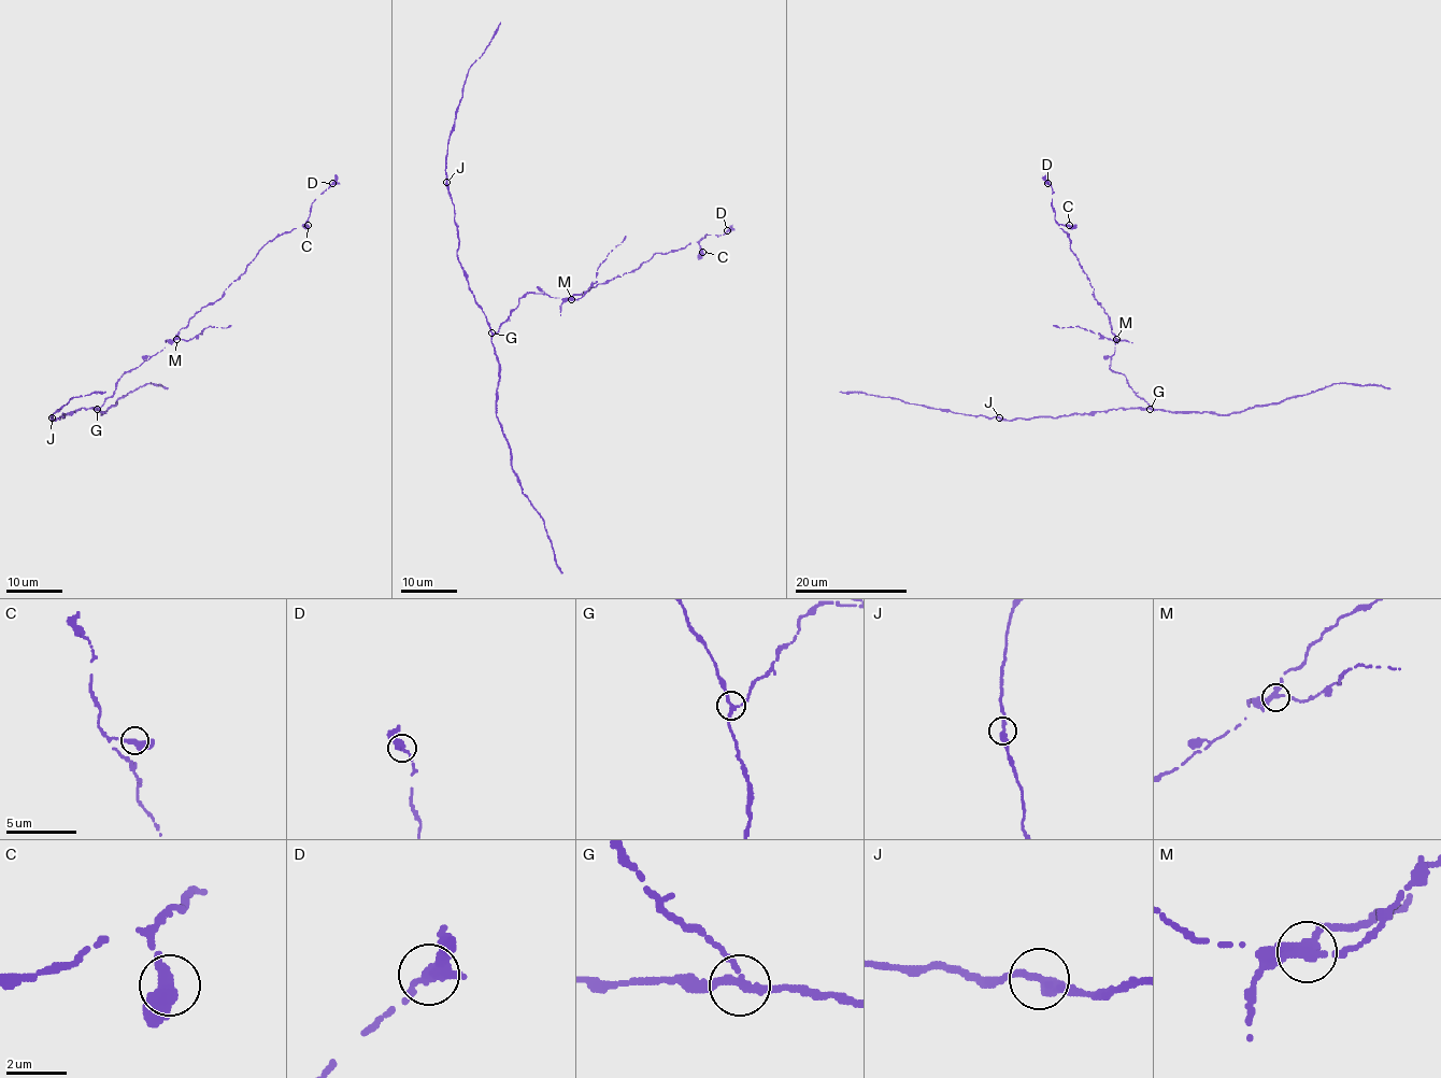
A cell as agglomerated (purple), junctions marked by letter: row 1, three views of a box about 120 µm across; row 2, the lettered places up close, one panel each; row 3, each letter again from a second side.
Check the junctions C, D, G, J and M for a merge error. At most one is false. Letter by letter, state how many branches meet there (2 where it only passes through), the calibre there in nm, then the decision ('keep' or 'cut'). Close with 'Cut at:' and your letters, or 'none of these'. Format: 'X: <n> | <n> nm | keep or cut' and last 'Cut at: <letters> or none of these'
C: 2 | 400 nm | keep
D: 2 | 380 nm | keep
G: 3 | 240 nm | keep
J: 2 | 320 nm | keep
M: 3 | 320 nm | cut
Cut at: M

